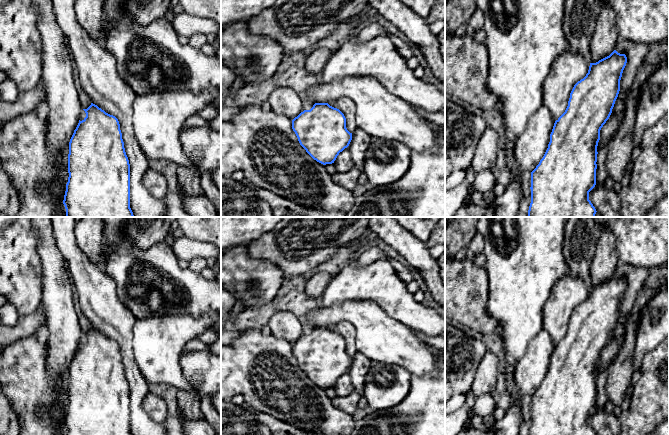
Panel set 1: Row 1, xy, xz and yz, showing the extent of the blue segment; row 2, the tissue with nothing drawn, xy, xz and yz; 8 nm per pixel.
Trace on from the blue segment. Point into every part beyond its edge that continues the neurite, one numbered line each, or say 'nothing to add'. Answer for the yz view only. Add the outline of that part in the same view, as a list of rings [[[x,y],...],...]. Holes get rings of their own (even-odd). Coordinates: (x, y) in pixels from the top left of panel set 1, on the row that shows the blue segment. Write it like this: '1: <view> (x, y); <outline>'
nothing to add

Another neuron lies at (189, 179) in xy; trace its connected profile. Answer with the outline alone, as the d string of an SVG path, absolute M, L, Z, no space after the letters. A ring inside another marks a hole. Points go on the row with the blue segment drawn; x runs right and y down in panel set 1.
M178 166L178 194L180 198L198 197L204 194L202 188L202 171L198 167Z

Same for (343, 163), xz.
M348 147L339 153L336 160L334 161L334 164L337 172L347 172L352 167L354 167Z

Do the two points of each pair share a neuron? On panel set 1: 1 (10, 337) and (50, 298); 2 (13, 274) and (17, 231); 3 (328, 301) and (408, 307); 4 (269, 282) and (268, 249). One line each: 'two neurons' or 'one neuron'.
1: two neurons
2: one neuron
3: one neuron
4: two neurons

